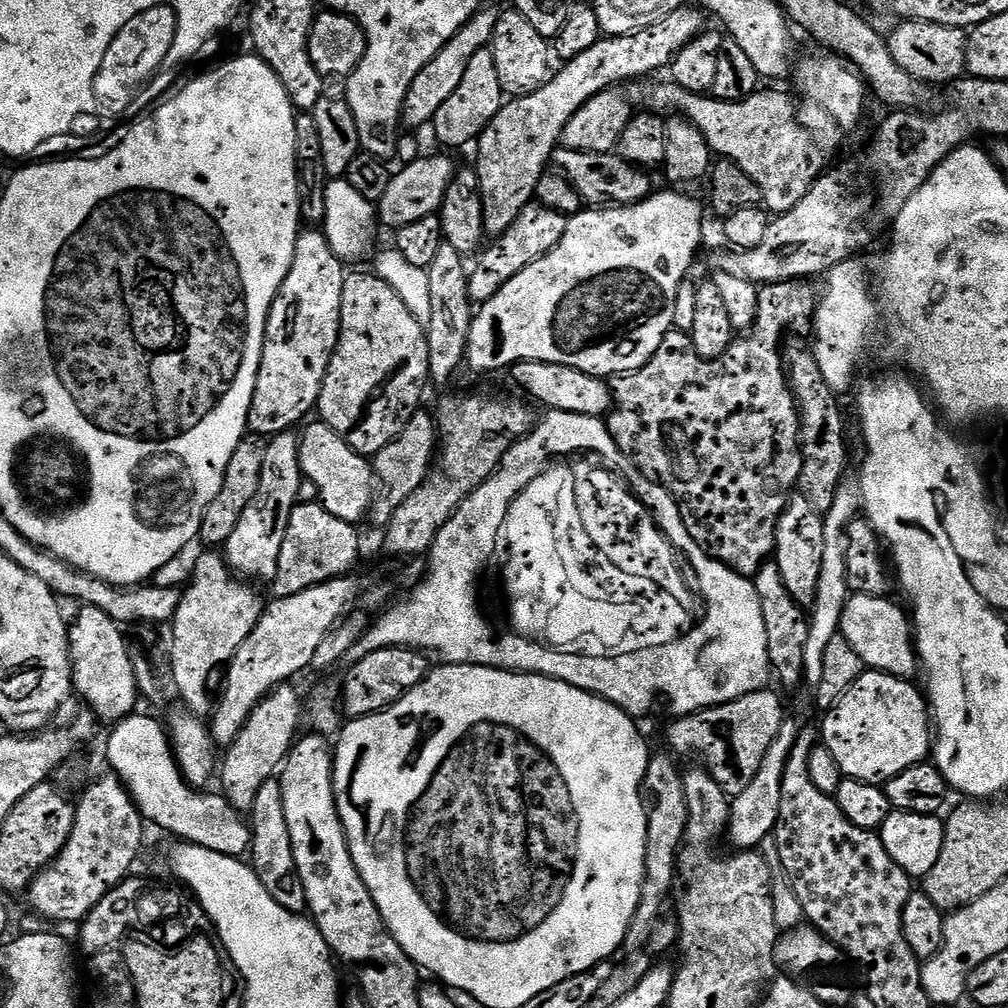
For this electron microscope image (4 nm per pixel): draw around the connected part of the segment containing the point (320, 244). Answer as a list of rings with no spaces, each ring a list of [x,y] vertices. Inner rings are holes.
[[[301,231],[290,270],[268,312],[260,369],[248,411],[249,433],[271,438],[295,429],[295,424],[319,405],[322,382],[340,334],[345,275],[345,265],[331,252],[323,231]]]

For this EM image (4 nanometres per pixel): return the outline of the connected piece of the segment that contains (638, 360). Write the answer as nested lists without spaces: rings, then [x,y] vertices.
[[[668,190],[672,192],[653,191],[645,200],[639,200],[637,204],[621,204],[619,206],[588,206],[576,216],[567,217],[563,227],[562,238],[554,248],[551,248],[544,256],[539,256],[533,264],[526,264],[524,269],[494,298],[490,298],[479,305],[480,312],[471,317],[468,326],[468,341],[464,347],[464,358],[467,367],[472,367],[476,372],[496,372],[499,368],[507,369],[524,360],[537,360],[544,363],[560,363],[562,366],[573,367],[574,370],[585,372],[590,376],[611,378],[622,376],[625,372],[639,372],[646,362],[662,346],[664,335],[673,331],[674,302],[678,298],[678,286],[682,286],[684,280],[689,279],[692,268],[692,259],[700,248],[700,239],[704,236],[704,208],[692,196],[687,196],[684,190]]]

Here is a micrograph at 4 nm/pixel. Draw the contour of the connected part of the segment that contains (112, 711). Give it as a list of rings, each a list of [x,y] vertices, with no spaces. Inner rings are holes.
[[[81,607],[76,621],[68,624],[68,649],[72,655],[72,683],[77,697],[84,696],[87,707],[99,721],[115,725],[137,711],[136,700],[141,699],[140,690],[136,685],[134,665],[129,652],[130,644],[124,641],[125,629],[117,624],[114,618],[99,608]]]

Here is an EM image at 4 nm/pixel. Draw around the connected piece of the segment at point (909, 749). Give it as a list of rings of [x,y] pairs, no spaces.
[[[865,670],[858,682],[854,682],[854,686],[842,694],[834,707],[827,709],[824,732],[822,728],[822,744],[830,750],[830,754],[834,754],[834,762],[838,762],[841,773],[847,779],[883,785],[902,774],[902,770],[923,764],[929,759],[934,744],[934,732],[930,727],[930,705],[925,693],[921,689],[919,692],[912,683],[911,679],[903,676]]]

